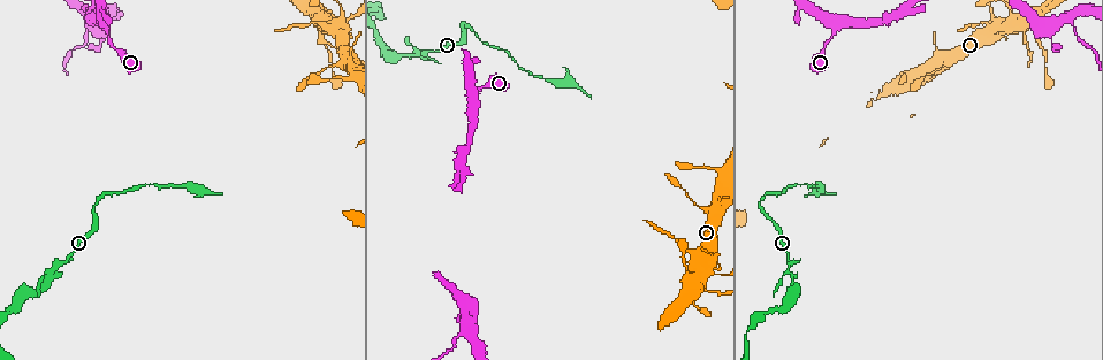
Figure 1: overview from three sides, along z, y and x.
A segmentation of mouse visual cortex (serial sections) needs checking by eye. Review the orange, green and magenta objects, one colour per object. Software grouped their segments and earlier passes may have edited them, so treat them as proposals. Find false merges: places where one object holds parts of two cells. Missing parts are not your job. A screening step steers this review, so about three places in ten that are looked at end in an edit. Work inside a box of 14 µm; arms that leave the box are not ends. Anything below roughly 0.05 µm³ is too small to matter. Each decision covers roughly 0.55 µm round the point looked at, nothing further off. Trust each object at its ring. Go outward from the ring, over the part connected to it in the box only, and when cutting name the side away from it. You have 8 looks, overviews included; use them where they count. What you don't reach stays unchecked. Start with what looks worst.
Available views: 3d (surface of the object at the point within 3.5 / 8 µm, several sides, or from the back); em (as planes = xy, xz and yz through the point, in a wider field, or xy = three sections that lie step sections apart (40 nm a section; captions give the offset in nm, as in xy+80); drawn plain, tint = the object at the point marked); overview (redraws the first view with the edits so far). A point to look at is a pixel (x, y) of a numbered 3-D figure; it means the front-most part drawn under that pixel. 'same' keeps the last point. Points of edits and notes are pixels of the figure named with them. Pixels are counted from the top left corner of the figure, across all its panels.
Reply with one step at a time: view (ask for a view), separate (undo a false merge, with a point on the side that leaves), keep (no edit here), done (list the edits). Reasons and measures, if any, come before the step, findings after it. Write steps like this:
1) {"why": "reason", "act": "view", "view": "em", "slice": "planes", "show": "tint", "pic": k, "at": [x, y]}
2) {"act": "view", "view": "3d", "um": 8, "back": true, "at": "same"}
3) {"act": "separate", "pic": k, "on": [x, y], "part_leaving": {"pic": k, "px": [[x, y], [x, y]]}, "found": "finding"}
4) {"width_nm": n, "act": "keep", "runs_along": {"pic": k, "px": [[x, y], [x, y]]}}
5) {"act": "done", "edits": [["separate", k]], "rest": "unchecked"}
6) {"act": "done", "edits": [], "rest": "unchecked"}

{"act": "view", "view": "3d", "um": 3.5, "pic": 1, "at": [465, 24]}

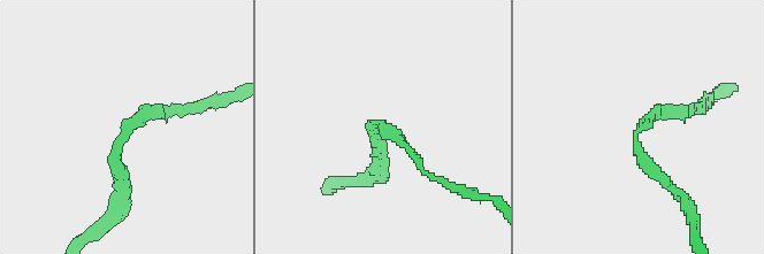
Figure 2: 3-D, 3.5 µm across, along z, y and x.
{"act": "view", "view": "em", "slice": "xy", "step": 2, "show": "tint", "pic": 2, "at": [121, 136]}

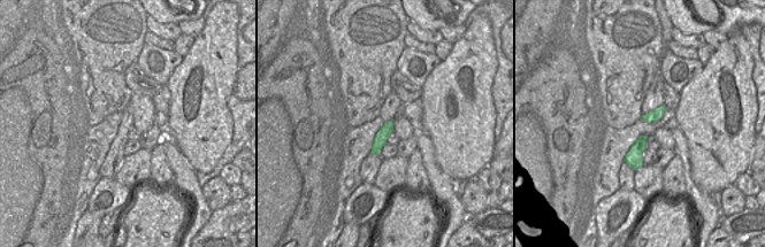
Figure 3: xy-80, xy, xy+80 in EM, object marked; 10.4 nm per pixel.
{"why": "another direction", "act": "view", "view": "em", "slice": "xy", "step": 3, "show": "tint", "at": "same"}

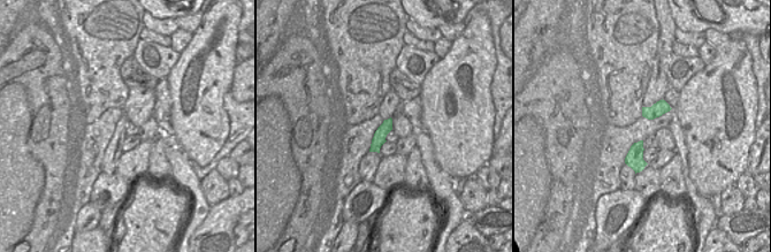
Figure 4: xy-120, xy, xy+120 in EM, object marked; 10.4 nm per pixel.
{"arm_widths_nm": [150, 150], "act": "keep", "runs_along": {"pic": 2, "px": [[120, 195], [120, 136], [169, 107]]}, "found": "continuous, no second cell"}

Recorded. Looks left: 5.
{"why": "calibre changes", "act": "view", "view": "3d", "um": 3.5, "pic": 1, "at": [692, 201]}

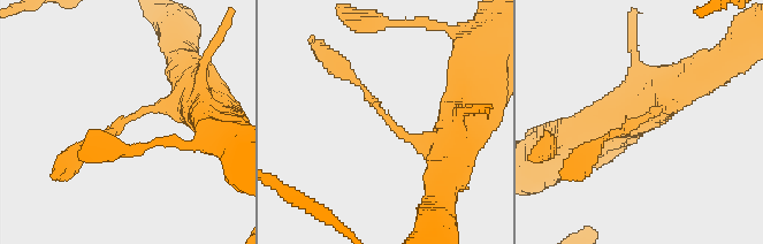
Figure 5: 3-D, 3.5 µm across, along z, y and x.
{"why": "need the tissue", "act": "view", "view": "em", "slice": "xy", "step": 1, "show": "tint", "pic": 5, "at": [128, 116]}

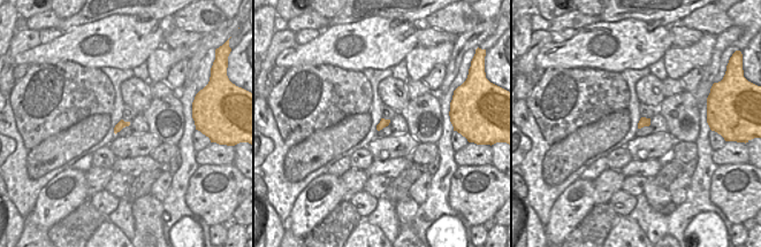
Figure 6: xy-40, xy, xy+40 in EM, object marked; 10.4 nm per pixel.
{"act": "keep", "runs_along": {"pic": 5, "px": [[456, 140], [410, 138], [340, 67]]}, "found": "all the same cell"}

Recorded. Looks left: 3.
{"act": "view", "view": "em", "slice": "xy", "step": 3, "show": "tint", "pic": 1, "at": [339, 19]}

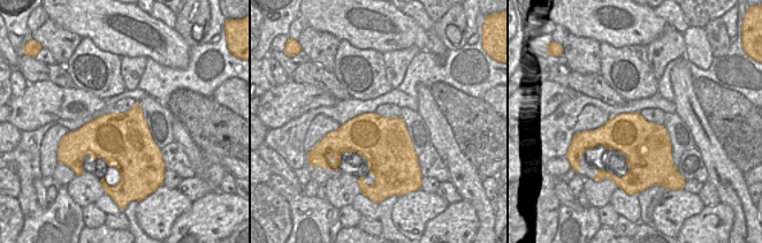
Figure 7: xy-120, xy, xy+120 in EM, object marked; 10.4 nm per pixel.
{"why": "wider look", "act": "view", "view": "3d", "um": 3.5, "at": "same"}

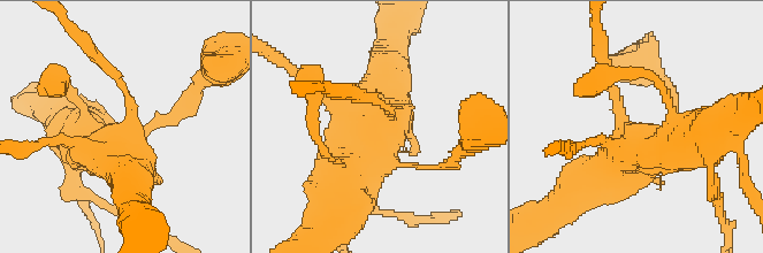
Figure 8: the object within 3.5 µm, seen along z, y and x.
{"act": "separate", "pic": 8, "on": [117, 77], "part_leaving": {"pic": 8, "px": [[129, 120], [129, 96], [105, 70]]}, "found": "a second cell is stuck on"}

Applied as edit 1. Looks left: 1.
{"act": "done", "edits": [["separate", 8]], "rest": "unchecked"}

